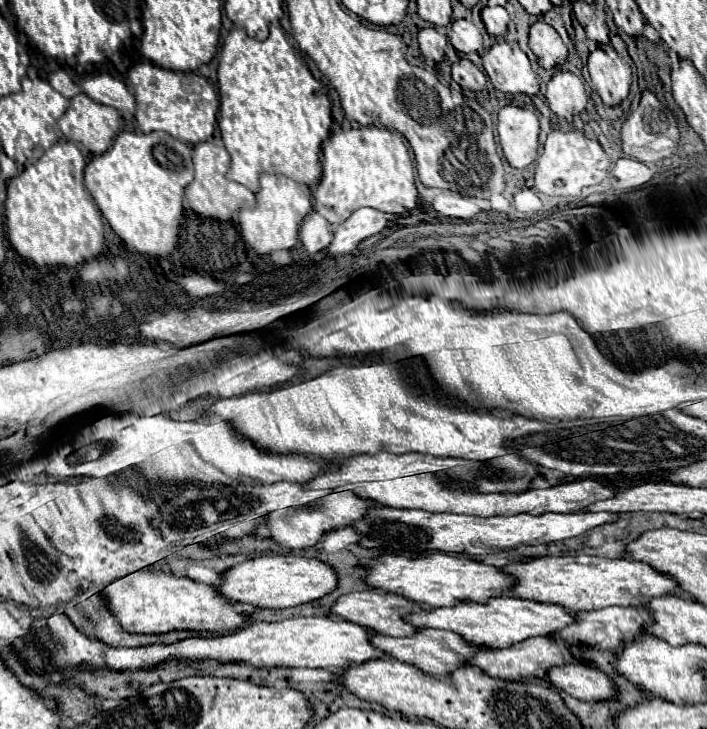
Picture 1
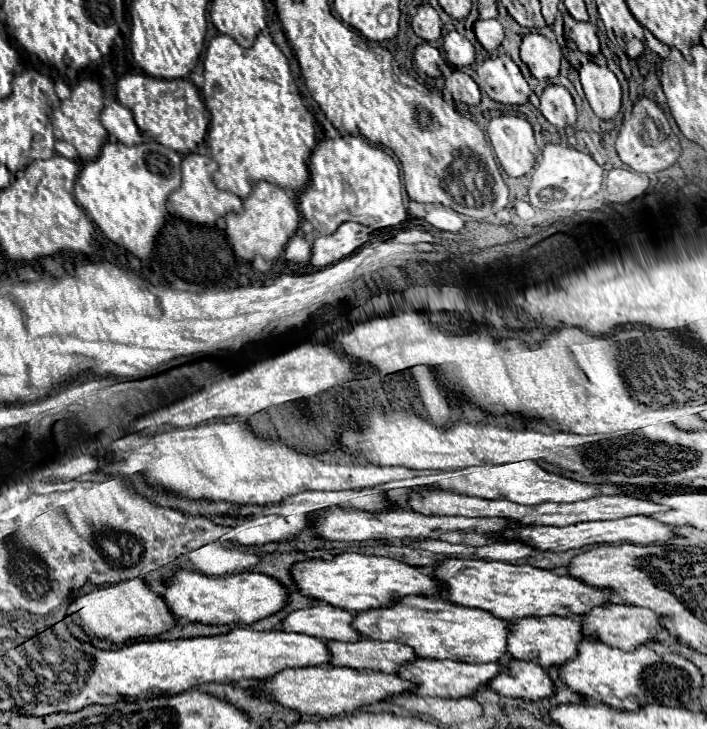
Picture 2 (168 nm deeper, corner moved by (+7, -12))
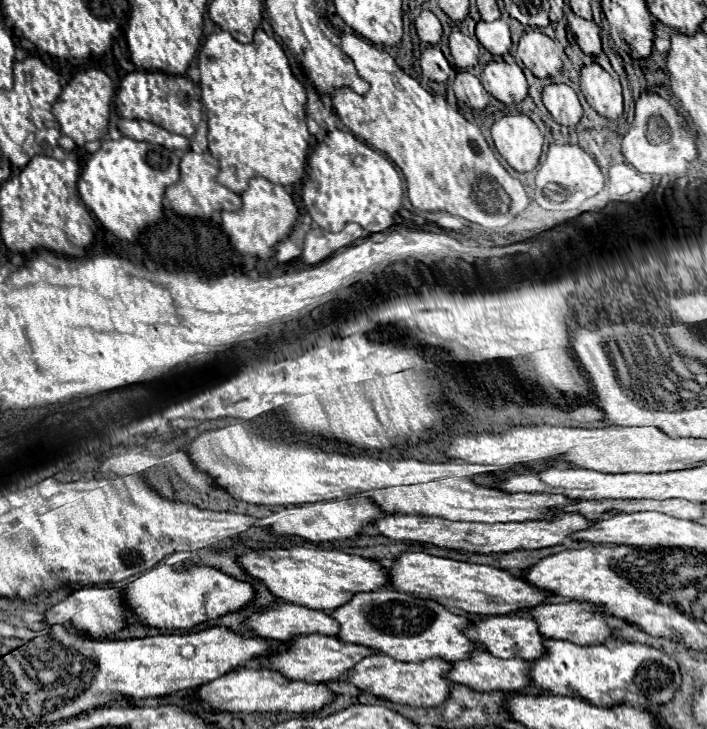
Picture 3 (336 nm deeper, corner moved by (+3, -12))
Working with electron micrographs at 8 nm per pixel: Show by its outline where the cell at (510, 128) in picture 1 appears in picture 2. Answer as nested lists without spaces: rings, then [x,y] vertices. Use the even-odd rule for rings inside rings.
[[[498,116],[488,124],[490,144],[508,176],[524,176],[536,162],[532,126],[520,116]]]

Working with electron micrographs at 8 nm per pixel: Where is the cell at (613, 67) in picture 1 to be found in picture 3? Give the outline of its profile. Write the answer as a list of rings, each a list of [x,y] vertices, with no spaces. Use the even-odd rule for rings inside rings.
[[[588,64],[580,74],[580,88],[586,102],[604,118],[616,120],[622,114],[622,86],[600,64]]]

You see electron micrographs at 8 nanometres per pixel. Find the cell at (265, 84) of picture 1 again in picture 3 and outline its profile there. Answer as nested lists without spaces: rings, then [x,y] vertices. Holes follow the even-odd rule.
[[[262,28],[256,30],[256,38],[254,38],[252,44],[240,44],[228,32],[218,30],[218,32],[214,32],[214,34],[210,34],[206,38],[206,42],[204,42],[202,50],[200,50],[200,56],[198,56],[198,68],[200,68],[200,78],[202,78],[202,82],[200,82],[200,88],[202,88],[202,104],[208,110],[208,148],[212,152],[212,156],[216,156],[216,160],[220,162],[220,174],[218,174],[220,184],[224,184],[226,188],[230,188],[236,194],[242,194],[248,188],[248,180],[250,178],[256,178],[256,176],[262,176],[262,178],[266,178],[266,180],[270,180],[274,184],[282,184],[282,186],[300,184],[302,178],[304,178],[304,166],[306,166],[306,156],[308,156],[312,134],[308,132],[308,126],[306,126],[306,90],[294,78],[282,46],[272,36],[268,36]]]

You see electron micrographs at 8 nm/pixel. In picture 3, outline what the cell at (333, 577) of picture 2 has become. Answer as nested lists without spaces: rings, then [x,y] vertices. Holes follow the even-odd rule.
[[[294,546],[286,550],[250,550],[240,556],[240,564],[250,576],[262,580],[280,600],[324,612],[334,612],[336,608],[348,604],[358,592],[374,592],[390,586],[390,572],[382,564],[358,554],[346,554],[342,550],[306,546]]]

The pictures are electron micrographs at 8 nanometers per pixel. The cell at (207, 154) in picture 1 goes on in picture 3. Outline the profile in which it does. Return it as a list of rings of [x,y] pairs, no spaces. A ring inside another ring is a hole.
[[[188,150],[182,156],[182,162],[180,162],[178,184],[174,184],[166,190],[166,198],[170,200],[172,210],[178,212],[180,216],[190,216],[190,218],[210,218],[214,212],[240,210],[242,208],[242,198],[236,192],[232,192],[232,190],[228,190],[228,188],[224,188],[222,184],[216,182],[218,172],[220,172],[220,164],[210,152],[196,154],[192,150]]]

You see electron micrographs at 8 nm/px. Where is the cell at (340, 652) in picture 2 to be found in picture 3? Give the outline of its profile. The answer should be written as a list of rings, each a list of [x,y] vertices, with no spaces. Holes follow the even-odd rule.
[[[308,634],[302,638],[294,638],[288,644],[290,644],[288,652],[268,656],[270,668],[282,672],[288,678],[306,680],[306,682],[336,680],[338,676],[344,676],[346,672],[350,672],[362,658],[378,654],[378,650],[372,650],[372,648],[366,648],[360,644],[348,644],[336,636],[324,636],[324,634]]]

